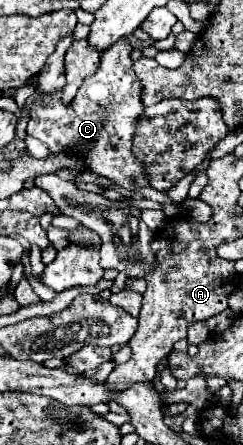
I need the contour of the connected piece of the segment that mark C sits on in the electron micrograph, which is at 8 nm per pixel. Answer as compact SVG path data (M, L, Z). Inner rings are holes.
M129 39L117 41L111 49L101 53L97 73L83 81L77 97L67 107L67 115L51 115L51 101L47 105L31 107L27 133L43 141L51 153L75 151L87 161L87 169L111 179L117 185L129 187L135 179L135 189L149 185L145 169L131 153L131 139L135 133L135 119L145 111L141 101L141 81L133 71Z

